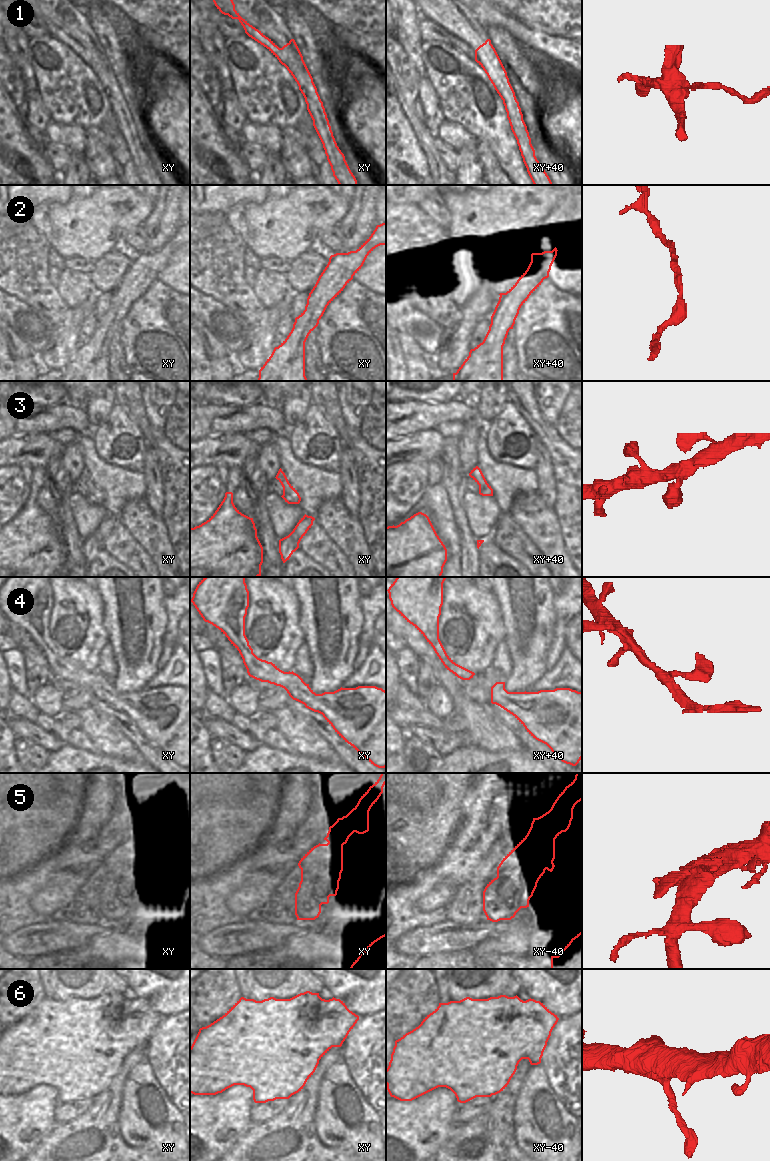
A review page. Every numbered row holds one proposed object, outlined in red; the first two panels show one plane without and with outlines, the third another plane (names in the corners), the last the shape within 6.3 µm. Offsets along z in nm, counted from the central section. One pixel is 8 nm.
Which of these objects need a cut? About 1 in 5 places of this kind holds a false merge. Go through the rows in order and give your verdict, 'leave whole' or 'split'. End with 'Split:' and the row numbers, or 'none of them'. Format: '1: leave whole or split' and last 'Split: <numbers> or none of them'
1: split
2: leave whole
3: leave whole
4: leave whole
5: leave whole
6: leave whole
Split: 1

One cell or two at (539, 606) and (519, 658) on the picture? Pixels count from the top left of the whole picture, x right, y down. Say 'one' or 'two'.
one

